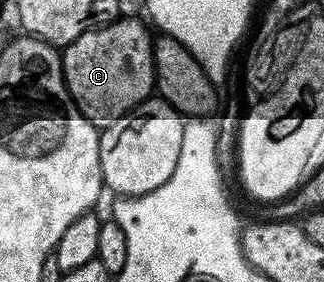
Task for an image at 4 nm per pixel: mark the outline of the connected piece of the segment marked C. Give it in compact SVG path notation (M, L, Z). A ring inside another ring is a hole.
M122 16L110 26L87 31L69 46L64 47L61 54L61 71L65 74L65 83L77 110L92 126L98 128L110 126L154 93L153 38L151 33L149 34L150 27L146 26L137 18Z

